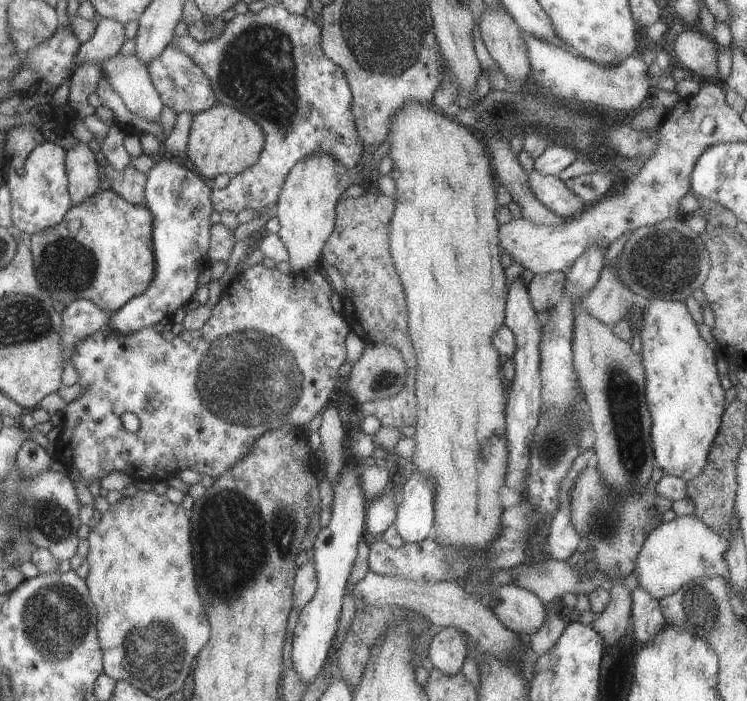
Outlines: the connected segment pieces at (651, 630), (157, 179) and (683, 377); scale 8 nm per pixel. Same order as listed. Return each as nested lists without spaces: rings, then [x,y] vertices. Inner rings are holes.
[[[636,587],[631,594],[632,635],[637,642],[647,644],[667,623],[661,615],[658,600],[651,598],[643,588]]]
[[[161,158],[145,173],[144,205],[153,216],[151,242],[153,260],[153,278],[145,292],[127,300],[119,310],[109,313],[107,332],[113,334],[133,334],[141,328],[151,327],[162,318],[170,318],[177,308],[193,297],[197,286],[199,264],[206,266],[203,260],[209,248],[209,215],[212,212],[211,192],[207,180],[198,176],[193,168],[175,158]]]
[[[649,299],[642,304],[645,308],[638,333],[645,374],[643,388],[652,423],[652,454],[665,475],[679,477],[687,484],[703,470],[727,406],[715,368],[716,354],[699,336],[683,303]]]

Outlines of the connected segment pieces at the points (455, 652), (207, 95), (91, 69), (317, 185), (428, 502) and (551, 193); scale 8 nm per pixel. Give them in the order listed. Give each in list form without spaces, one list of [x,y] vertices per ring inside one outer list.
[[[442,627],[429,642],[428,657],[434,668],[443,674],[457,674],[461,671],[467,651],[467,639],[461,630]]]
[[[171,43],[165,46],[159,56],[155,56],[149,62],[148,74],[162,105],[171,108],[177,114],[189,112],[189,114],[195,115],[218,105],[217,98],[211,90],[207,76],[203,74],[203,70],[197,64],[193,64],[193,60],[189,56],[185,56],[181,50],[177,50]]]
[[[83,62],[74,70],[67,80],[69,87],[69,104],[81,106],[88,103],[88,96],[95,91],[97,80],[102,76],[99,65],[91,62]]]
[[[312,155],[296,163],[287,174],[281,186],[277,203],[273,207],[272,215],[277,218],[280,225],[277,235],[281,238],[285,250],[287,250],[289,256],[287,262],[291,266],[293,274],[304,273],[309,268],[321,265],[321,250],[335,226],[336,203],[340,200],[341,194],[355,183],[356,174],[359,170],[359,166],[355,166],[353,169],[344,168],[328,155]]]
[[[413,469],[407,481],[402,482],[403,500],[397,508],[394,519],[399,538],[405,543],[417,543],[433,536],[433,492],[429,488],[429,480],[421,480],[421,474]]]
[[[537,170],[526,172],[527,185],[534,198],[552,214],[563,219],[576,217],[585,208],[577,196],[569,193],[565,184],[557,176],[543,176]]]

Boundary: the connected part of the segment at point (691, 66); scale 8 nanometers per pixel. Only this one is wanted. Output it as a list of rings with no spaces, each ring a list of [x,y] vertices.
[[[685,29],[675,38],[674,63],[702,78],[716,78],[718,46],[695,29]]]

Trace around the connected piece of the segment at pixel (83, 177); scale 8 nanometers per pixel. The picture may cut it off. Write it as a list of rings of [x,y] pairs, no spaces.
[[[76,142],[72,148],[66,150],[64,166],[68,181],[68,194],[72,205],[77,205],[91,199],[91,196],[94,196],[100,190],[99,186],[102,176],[99,177],[99,163],[99,156],[91,152],[83,142]]]

